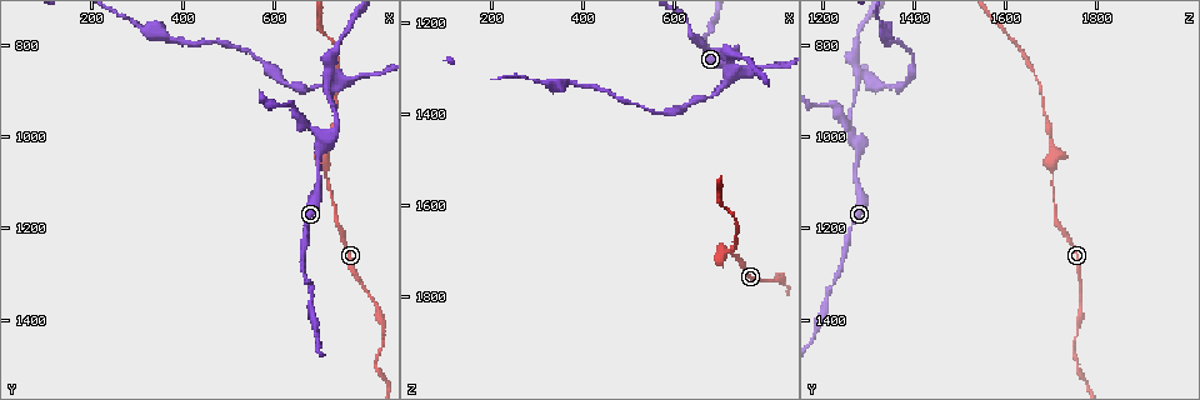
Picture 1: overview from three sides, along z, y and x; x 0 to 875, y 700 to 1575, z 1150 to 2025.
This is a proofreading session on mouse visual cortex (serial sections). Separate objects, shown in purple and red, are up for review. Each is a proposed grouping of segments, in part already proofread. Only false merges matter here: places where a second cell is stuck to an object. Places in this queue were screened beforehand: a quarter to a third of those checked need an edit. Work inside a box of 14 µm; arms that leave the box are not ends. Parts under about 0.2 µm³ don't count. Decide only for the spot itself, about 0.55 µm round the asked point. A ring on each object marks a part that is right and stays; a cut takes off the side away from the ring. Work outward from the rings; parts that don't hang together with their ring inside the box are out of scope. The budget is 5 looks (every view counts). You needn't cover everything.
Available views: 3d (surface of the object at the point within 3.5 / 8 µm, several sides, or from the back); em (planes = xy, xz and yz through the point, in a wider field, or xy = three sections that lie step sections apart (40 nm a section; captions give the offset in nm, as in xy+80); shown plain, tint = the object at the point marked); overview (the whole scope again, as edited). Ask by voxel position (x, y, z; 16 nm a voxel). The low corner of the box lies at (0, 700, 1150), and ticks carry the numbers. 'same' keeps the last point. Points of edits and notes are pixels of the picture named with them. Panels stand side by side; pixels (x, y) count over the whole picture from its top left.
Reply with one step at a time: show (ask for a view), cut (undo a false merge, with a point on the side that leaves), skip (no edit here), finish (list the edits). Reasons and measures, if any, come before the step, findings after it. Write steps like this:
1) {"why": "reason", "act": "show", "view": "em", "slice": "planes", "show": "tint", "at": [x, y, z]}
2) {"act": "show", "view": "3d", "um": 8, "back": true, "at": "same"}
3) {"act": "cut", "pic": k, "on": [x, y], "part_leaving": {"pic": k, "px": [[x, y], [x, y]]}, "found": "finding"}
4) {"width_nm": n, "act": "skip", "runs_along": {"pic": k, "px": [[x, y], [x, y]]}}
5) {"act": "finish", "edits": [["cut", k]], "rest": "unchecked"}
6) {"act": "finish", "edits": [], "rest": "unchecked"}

{"act": "show", "view": "3d", "um": 3.5, "at": [715, 1010, 1270]}

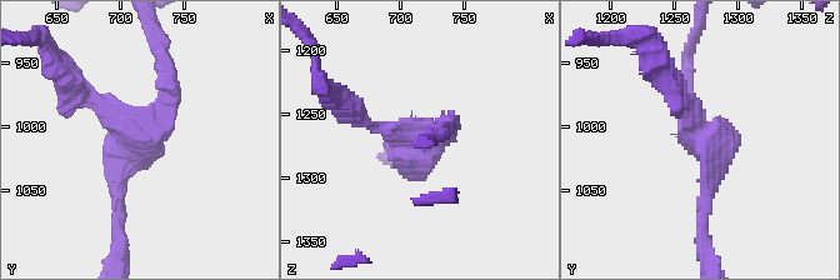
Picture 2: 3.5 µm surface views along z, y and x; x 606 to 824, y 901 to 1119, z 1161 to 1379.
{"arms": 3, "arm_widths_nm": [150, 200, 200], "act": "show", "view": "em", "slice": "xy", "step": 1, "show": "tint", "at": [712, 1008, 1270]}

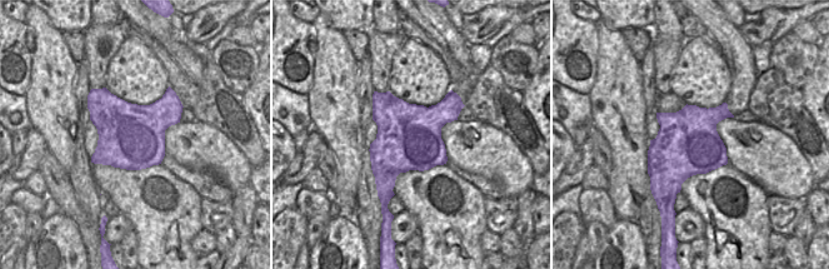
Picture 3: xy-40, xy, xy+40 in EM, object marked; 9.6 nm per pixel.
{"width_nm": 600, "act": "skip", "runs_along": {"pic": 2, "px": [[118, 213], [129, 148], [168, 109], [163, 68]]}, "found": "continuous, no second cell"}

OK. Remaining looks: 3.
{"why": "four or more arms meet", "act": "show", "view": "3d", "um": 3.5, "at": [720, 865, 1280]}

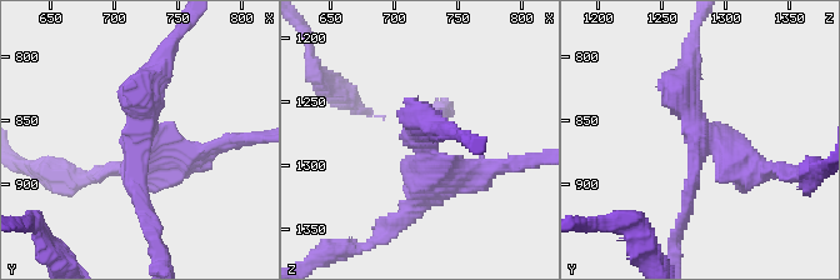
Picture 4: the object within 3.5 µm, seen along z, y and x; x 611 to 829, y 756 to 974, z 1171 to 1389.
{"arms": 4, "arm_widths_nm": [150, 300, 350, 400], "act": "show", "view": "em", "slice": "planes", "show": "tint", "at": [722, 868, 1284]}

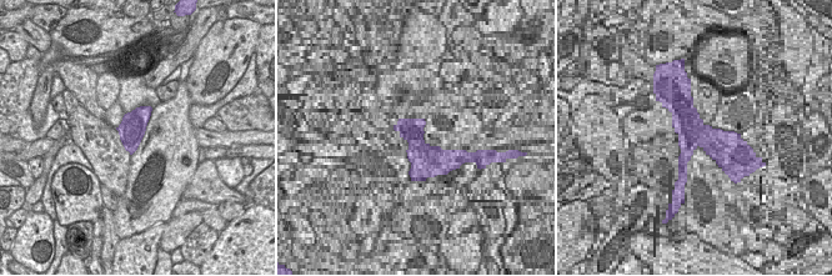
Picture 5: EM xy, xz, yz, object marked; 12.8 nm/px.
{"act": "show", "view": "em", "slice": "xy", "step": 1, "show": "tint", "at": "same"}

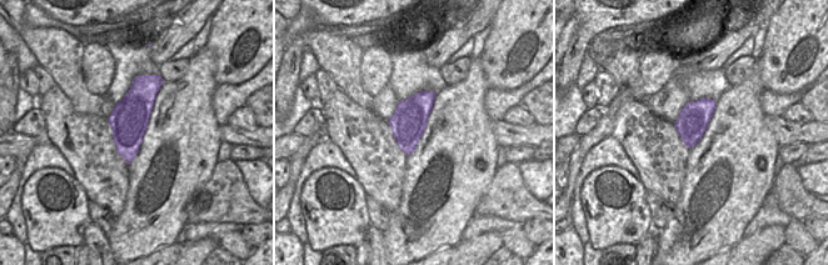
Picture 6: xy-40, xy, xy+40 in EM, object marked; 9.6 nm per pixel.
{"act": "cut", "pic": 4, "on": [165, 176], "part_leaving": {"pic": 4, "px": [[714, 141], [749, 169], [804, 173]]}, "found": "a second cell is stuck on"}

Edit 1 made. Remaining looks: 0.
{"act": "finish", "edits": [["cut", 4]], "rest": "unchecked"}

